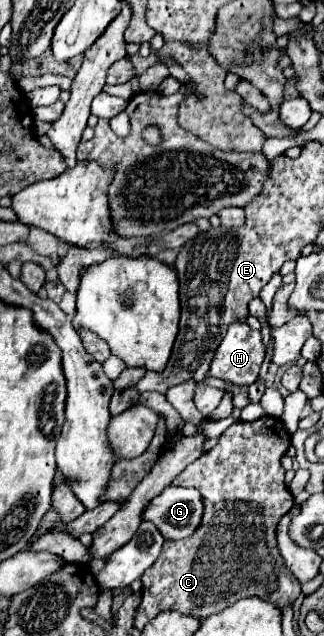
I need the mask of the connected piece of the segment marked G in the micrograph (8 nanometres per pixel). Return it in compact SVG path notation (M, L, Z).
M170 485L146 505L142 521L154 523L164 539L184 539L200 525L202 511L202 497L196 489Z

